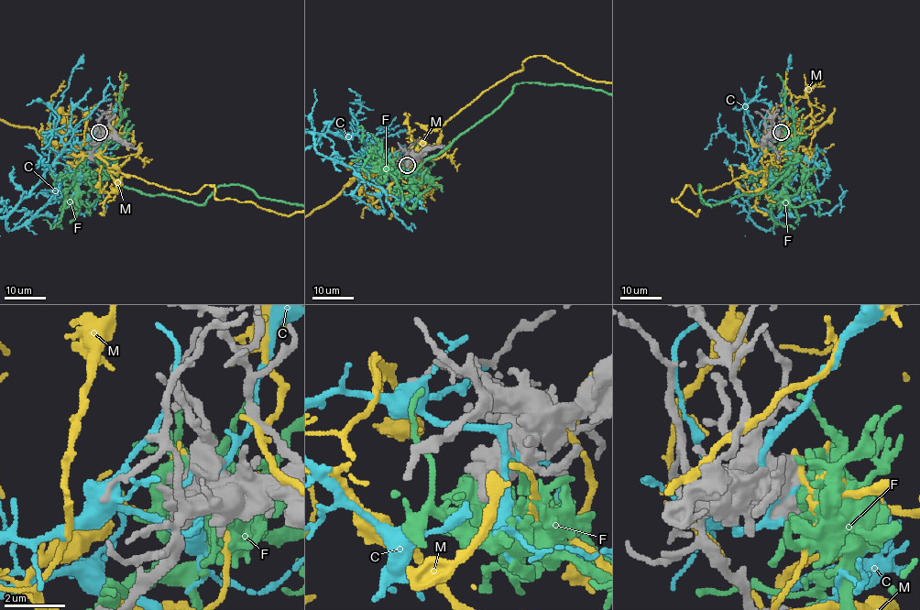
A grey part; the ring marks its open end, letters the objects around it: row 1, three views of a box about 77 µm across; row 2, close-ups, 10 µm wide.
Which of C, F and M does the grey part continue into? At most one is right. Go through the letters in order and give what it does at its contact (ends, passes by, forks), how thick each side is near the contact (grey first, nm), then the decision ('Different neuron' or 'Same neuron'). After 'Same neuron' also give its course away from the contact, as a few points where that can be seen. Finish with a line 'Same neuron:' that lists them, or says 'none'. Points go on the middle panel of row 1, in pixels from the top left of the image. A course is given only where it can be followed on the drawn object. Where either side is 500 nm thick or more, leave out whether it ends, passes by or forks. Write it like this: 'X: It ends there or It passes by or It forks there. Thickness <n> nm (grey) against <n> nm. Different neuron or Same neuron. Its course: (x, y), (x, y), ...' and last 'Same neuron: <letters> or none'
C: Thickness 700 nm (grey) against 190 nm. Different neuron
F: Thickness 900 nm (grey) against 420 nm. Same neuron
M: Thickness 800 nm (grey) against 150 nm. Different neuron
Same neuron: F

